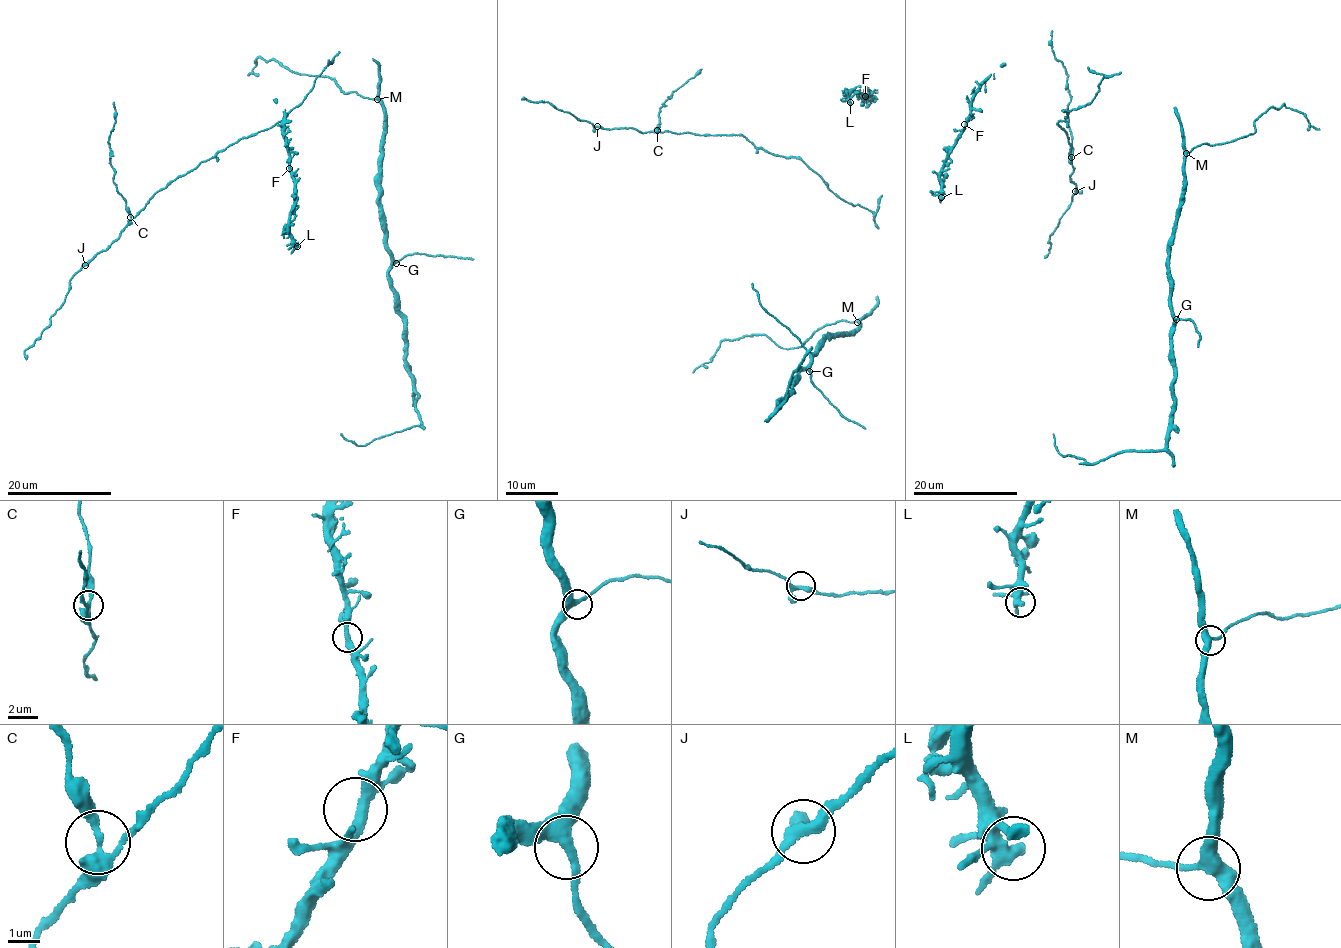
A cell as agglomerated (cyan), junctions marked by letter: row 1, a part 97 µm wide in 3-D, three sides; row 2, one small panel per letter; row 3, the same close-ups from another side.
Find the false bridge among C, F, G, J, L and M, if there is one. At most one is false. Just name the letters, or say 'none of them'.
C

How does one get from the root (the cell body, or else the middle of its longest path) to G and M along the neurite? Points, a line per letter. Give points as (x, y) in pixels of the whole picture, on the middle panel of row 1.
G: (876, 296), (875, 306), (860, 319), (859, 327), (847, 336), (825, 338), (815, 348), (809, 357), (809, 371)
M: (876, 296), (873, 308), (857, 322)

